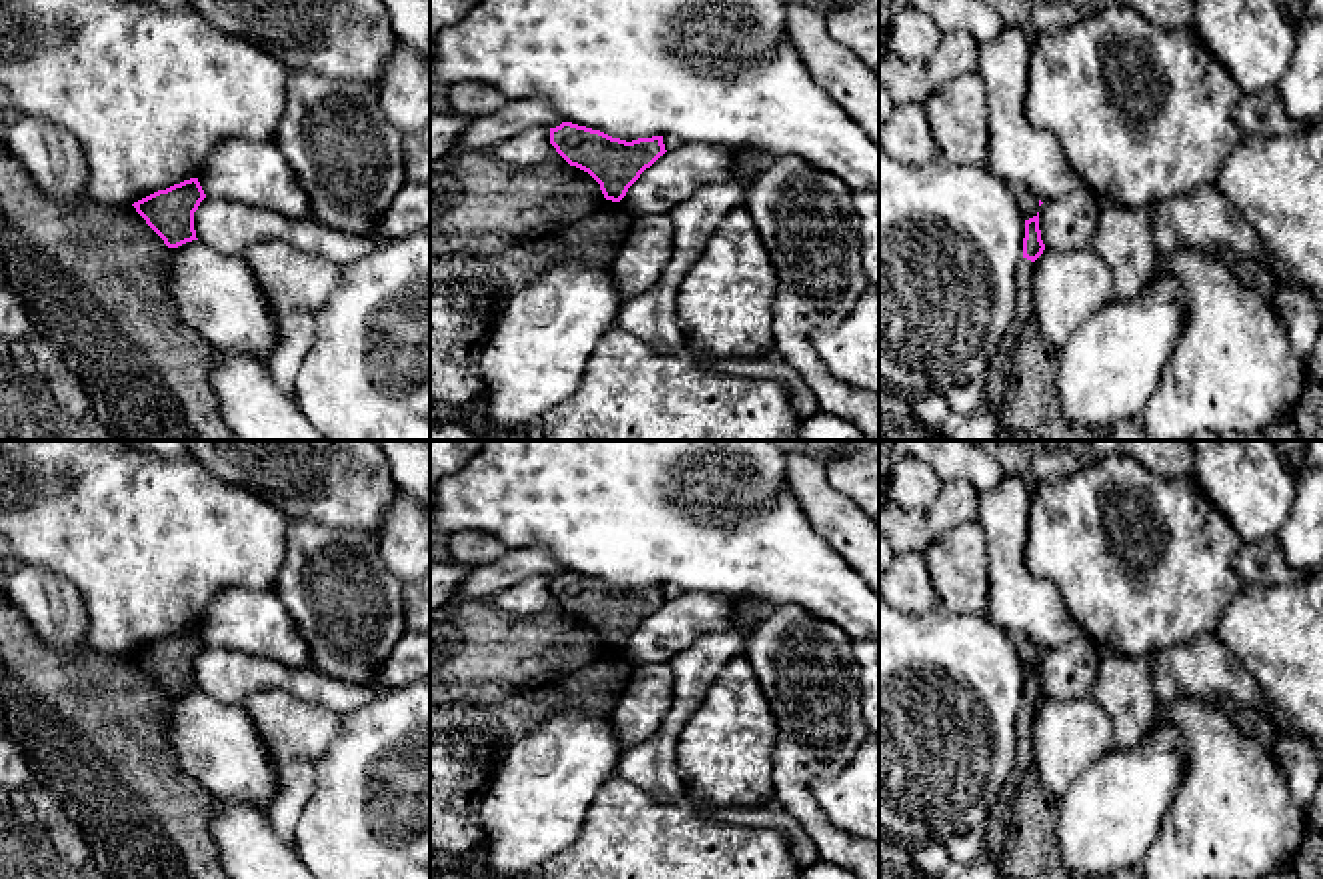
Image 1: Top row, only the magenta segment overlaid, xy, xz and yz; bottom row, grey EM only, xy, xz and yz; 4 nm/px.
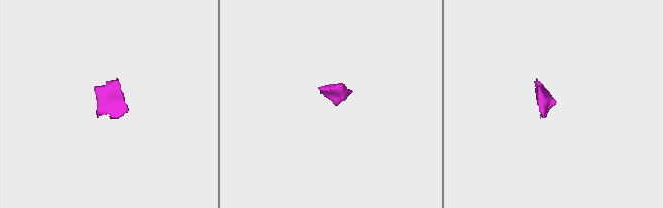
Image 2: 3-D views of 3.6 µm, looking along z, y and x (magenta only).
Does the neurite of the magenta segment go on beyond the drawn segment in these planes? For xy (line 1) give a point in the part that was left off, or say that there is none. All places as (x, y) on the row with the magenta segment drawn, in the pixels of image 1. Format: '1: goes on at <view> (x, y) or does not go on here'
1: does not go on here

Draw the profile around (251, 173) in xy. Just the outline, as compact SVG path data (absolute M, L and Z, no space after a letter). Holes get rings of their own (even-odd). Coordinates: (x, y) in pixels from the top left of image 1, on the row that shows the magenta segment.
M222 140L210 152L198 182L212 198L236 200L292 218L310 218L310 200L276 140Z

